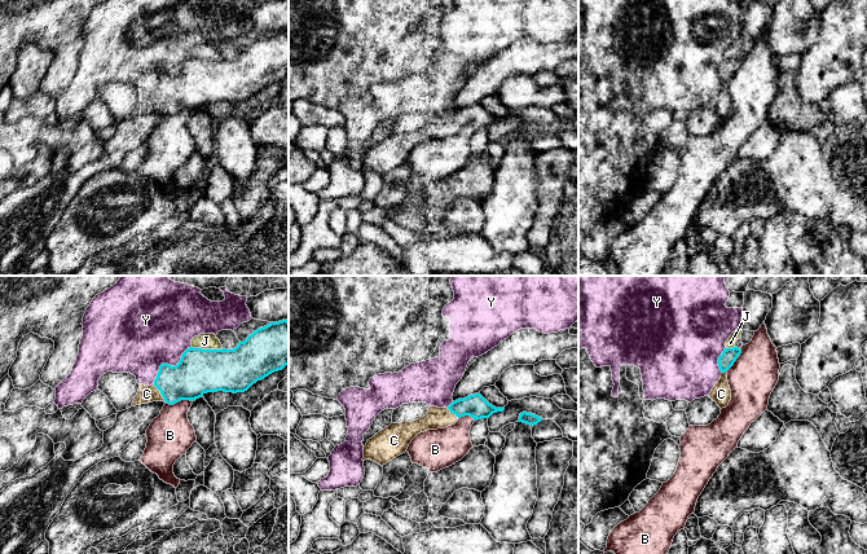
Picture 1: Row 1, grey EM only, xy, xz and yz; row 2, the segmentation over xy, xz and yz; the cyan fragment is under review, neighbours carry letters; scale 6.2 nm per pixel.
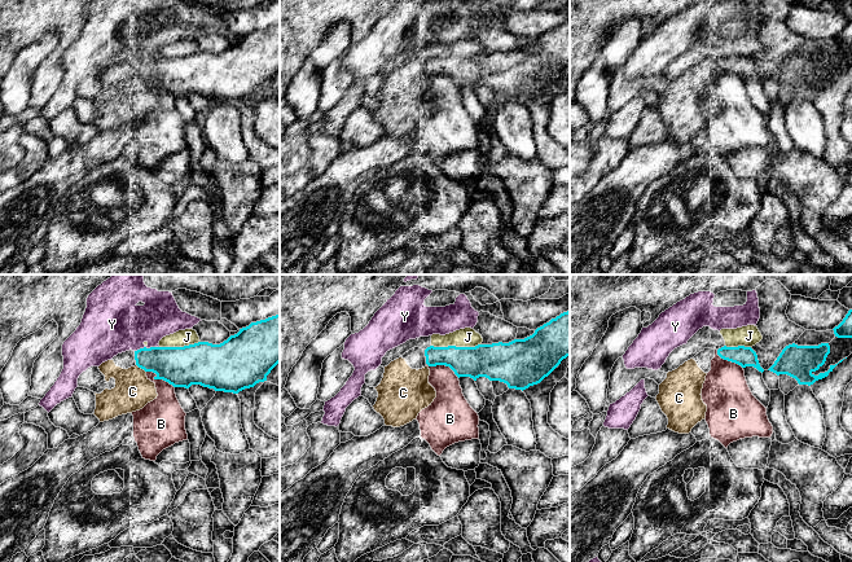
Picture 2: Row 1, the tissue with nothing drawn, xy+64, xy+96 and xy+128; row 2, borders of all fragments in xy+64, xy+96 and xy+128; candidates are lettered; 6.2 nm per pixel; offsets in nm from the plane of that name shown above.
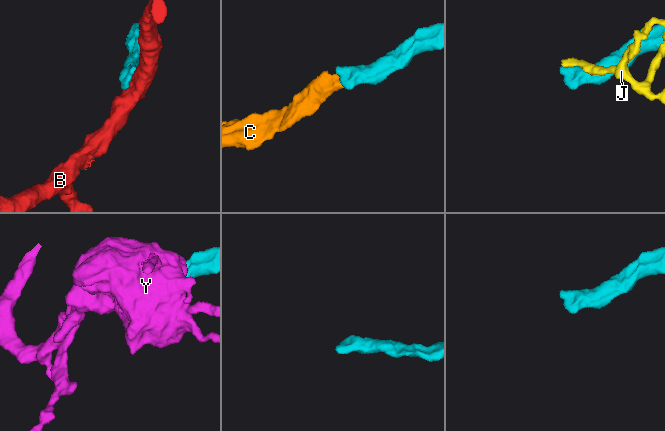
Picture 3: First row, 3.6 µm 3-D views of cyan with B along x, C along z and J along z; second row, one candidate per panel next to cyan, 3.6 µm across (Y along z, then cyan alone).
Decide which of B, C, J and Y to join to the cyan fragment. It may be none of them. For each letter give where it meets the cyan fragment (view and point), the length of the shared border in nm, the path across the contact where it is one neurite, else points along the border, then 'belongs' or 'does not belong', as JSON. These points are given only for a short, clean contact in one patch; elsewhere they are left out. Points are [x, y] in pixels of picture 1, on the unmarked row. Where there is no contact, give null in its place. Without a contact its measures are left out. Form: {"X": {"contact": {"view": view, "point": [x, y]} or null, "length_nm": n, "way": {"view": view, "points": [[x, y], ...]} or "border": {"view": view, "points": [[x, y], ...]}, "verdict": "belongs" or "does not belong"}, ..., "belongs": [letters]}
{"B": {"contact": {"view": "xy", "point": [179, 110]}, "length_nm": 170, "verdict": "does not belong"}, "C": {"contact": {"view": "xy", "point": [161, 102]}, "length_nm": 140, "way": {"view": "xy", "points": [[196, 84], [161, 102], [146, 104]]}, "verdict": "belongs"}, "J": {"contact": {"view": "xy", "point": [207, 60]}, "length_nm": 200, "verdict": "does not belong"}, "Y": {"contact": {"view": "xy", "point": [168, 75]}, "length_nm": 340, "border": {"view": "xy", "points": [[190, 56], [175, 75], [162, 74], [153, 93]]}, "verdict": "does not belong"}, "belongs": ["C"]}

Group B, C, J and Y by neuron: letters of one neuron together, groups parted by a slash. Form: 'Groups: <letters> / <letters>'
Groups: B / C / J / Y

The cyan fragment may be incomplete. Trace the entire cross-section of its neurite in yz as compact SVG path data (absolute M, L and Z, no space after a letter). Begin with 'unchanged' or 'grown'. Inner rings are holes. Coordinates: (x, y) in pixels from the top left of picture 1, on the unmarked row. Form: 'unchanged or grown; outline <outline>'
grown; outline M738 57L725 58L722 65L718 67L718 76L722 84L719 91L712 98L709 107L716 111L721 119L726 118L731 110L731 100L727 92L726 82L734 75L740 63L741 60Z

